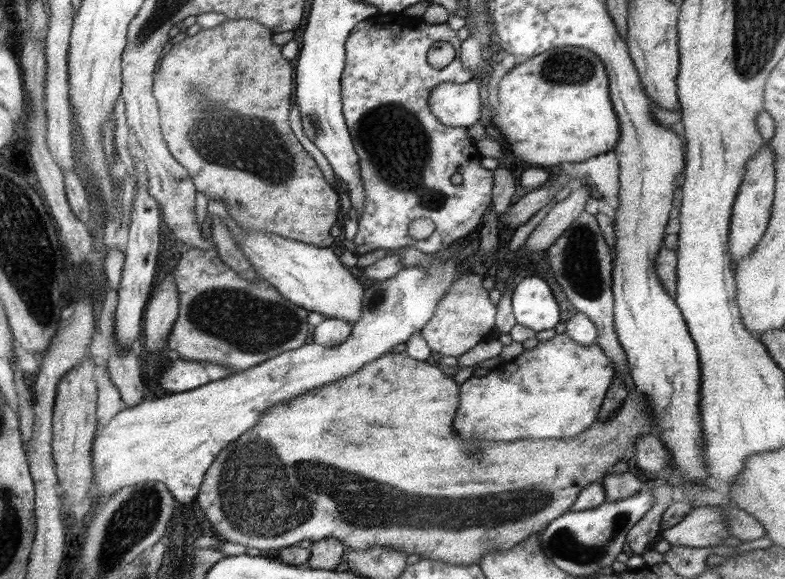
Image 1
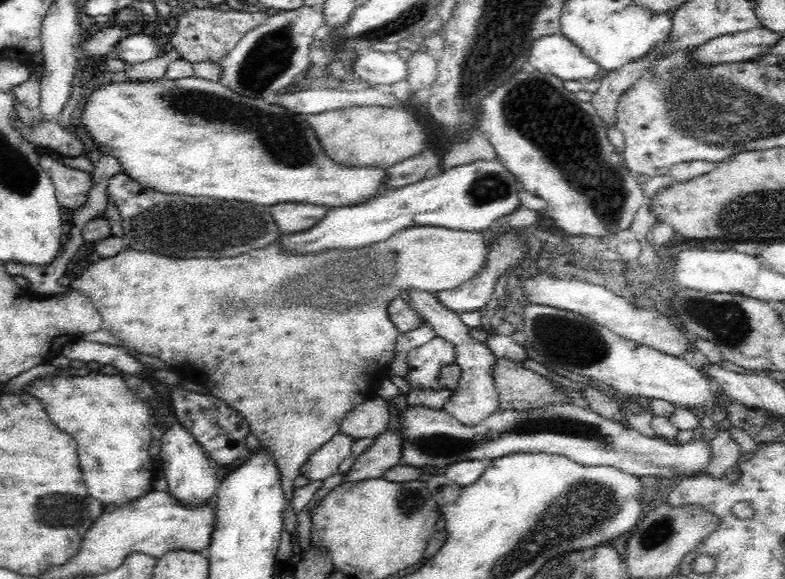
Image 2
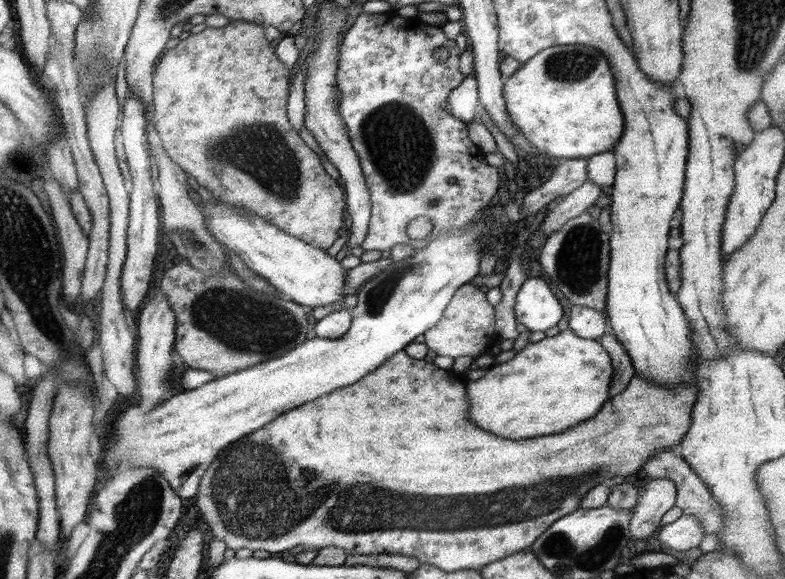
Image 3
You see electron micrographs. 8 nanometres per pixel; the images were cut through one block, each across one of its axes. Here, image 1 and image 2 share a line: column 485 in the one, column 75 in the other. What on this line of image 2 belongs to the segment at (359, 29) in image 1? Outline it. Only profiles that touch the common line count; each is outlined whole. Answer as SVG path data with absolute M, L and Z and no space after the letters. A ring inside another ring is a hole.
M38 156L40 165L50 176L55 186L59 206L76 212L86 202L87 192L92 184L92 175L85 171L66 167L52 157Z

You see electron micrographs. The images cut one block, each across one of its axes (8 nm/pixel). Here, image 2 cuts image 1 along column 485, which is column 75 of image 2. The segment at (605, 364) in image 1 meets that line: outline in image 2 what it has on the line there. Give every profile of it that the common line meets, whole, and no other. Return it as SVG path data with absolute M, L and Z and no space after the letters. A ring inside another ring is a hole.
M107 369L83 376L47 373L24 385L21 392L39 400L40 406L43 406L48 418L62 432L70 434L78 442L80 464L82 464L86 488L90 492L89 495L94 496L103 506L116 504L117 507L153 490L154 460L148 451L153 439L150 431L150 408L144 403L144 400L136 397L121 373Z

